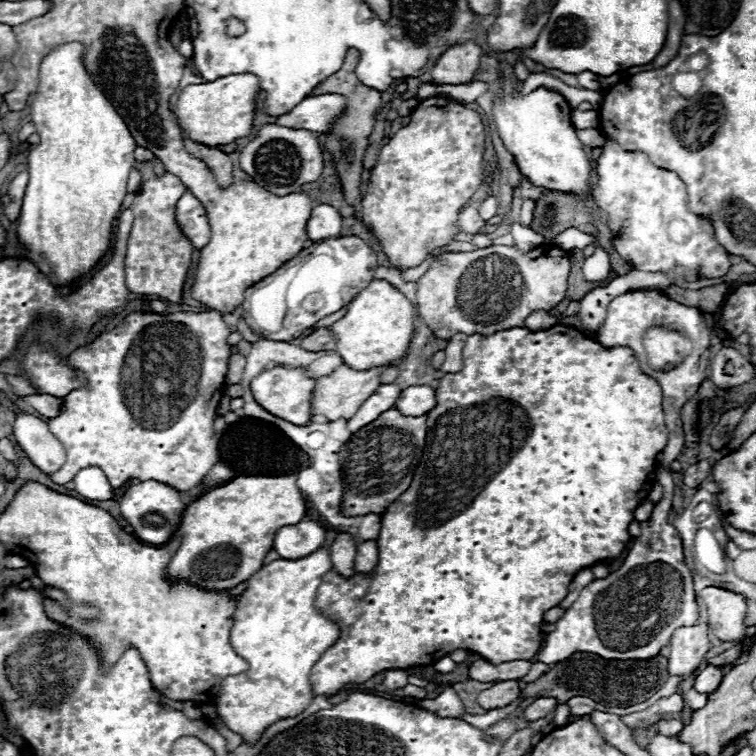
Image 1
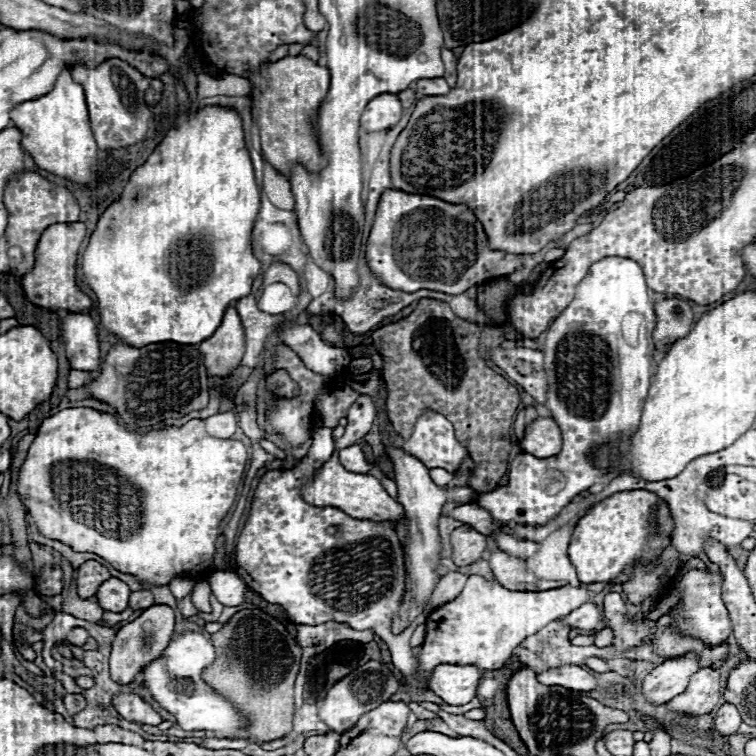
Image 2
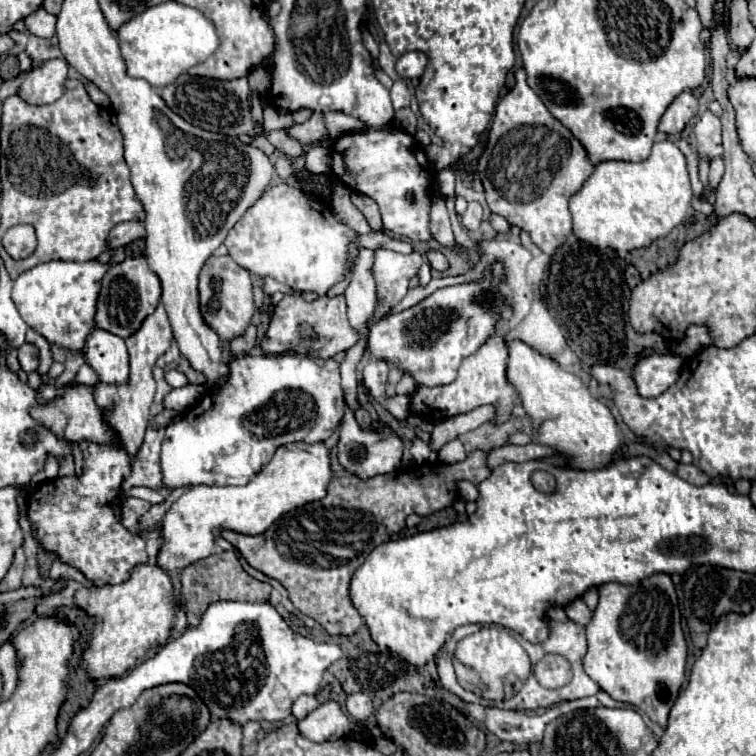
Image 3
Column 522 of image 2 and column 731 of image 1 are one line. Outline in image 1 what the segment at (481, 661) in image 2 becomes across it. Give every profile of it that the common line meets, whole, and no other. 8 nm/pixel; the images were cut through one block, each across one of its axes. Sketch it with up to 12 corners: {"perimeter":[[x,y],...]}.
{"perimeter":[[708,586],[700,598],[720,640],[744,638],[746,598]]}

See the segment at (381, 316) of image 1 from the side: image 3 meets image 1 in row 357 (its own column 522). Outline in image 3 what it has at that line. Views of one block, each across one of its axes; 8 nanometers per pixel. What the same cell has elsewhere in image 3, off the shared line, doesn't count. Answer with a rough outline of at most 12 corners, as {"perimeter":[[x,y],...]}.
{"perimeter":[[506,340],[508,382],[574,468],[606,466],[624,444],[580,376]]}

